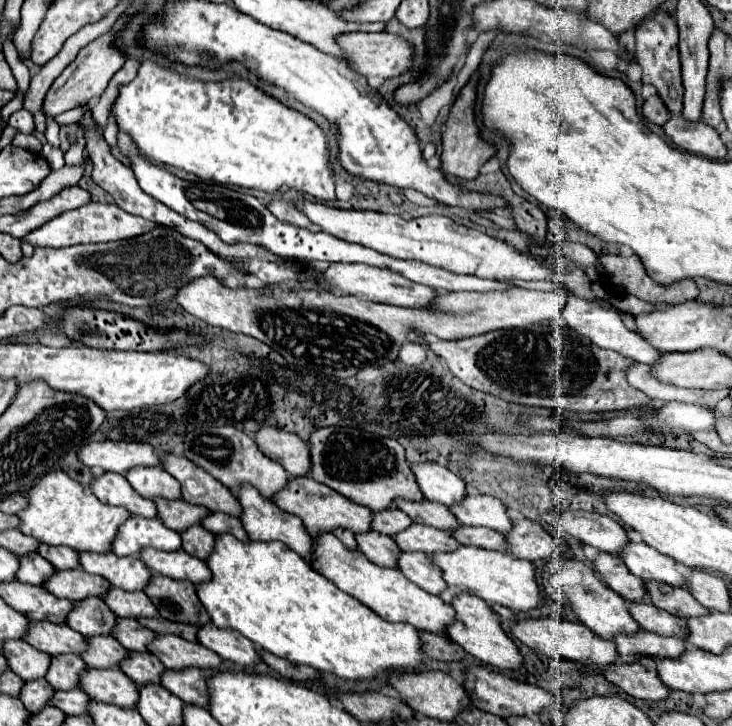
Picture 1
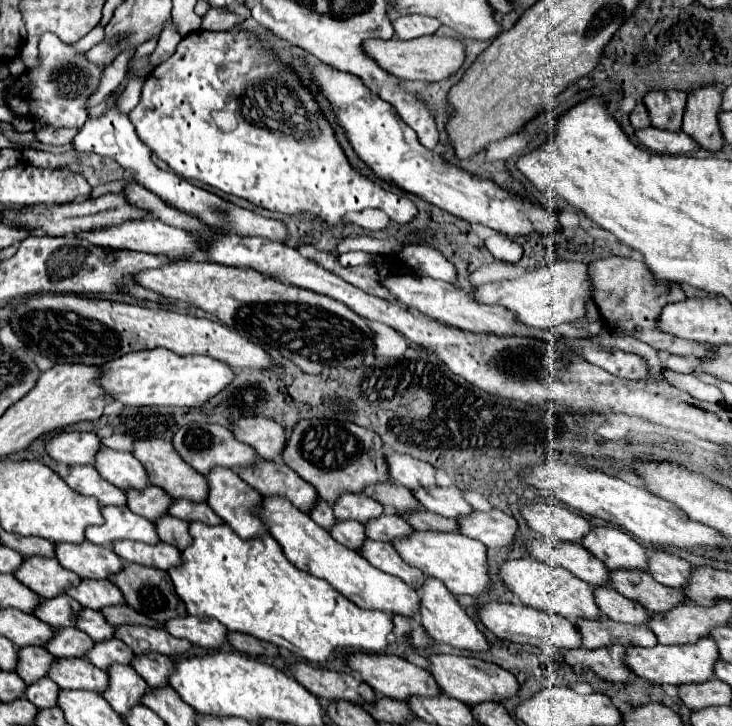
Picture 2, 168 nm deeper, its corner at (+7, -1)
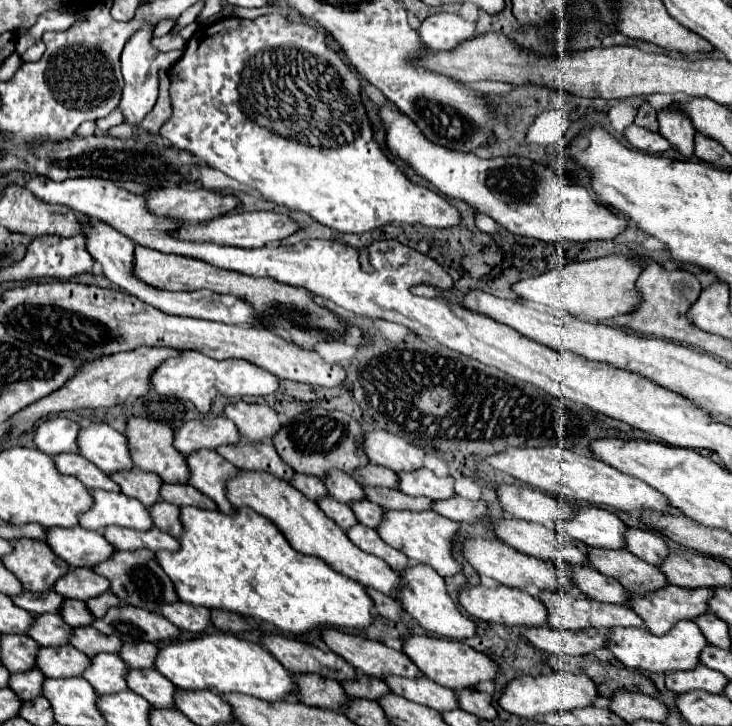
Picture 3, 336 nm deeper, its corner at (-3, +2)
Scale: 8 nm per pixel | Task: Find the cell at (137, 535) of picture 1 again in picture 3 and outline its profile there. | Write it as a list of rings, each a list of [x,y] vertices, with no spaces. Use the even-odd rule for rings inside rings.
[[[93,489],[89,491],[93,497],[93,505],[87,513],[79,513],[79,525],[85,529],[101,531],[107,525],[131,527],[139,531],[147,531],[153,527],[149,511],[135,499],[123,493],[109,493]]]

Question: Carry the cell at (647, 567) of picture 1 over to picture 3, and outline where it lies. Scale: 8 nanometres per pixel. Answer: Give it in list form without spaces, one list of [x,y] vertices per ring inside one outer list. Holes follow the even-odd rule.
[[[577,507],[575,517],[571,521],[559,521],[559,529],[563,529],[569,537],[583,541],[587,547],[601,549],[623,549],[625,547],[625,531],[627,525],[611,511],[601,507]]]

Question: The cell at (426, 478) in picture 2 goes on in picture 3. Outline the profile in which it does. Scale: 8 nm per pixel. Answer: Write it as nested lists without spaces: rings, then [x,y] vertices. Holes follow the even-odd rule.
[[[367,429],[363,437],[363,451],[367,453],[369,461],[375,465],[383,465],[395,473],[399,471],[413,471],[423,467],[425,451],[417,445],[395,437],[393,433],[385,433],[379,429]]]

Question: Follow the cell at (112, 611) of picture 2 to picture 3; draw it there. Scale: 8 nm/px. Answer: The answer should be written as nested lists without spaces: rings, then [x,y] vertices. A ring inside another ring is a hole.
[[[107,591],[107,593],[101,593],[99,597],[93,597],[91,601],[85,601],[85,605],[87,605],[87,609],[91,611],[93,617],[103,617],[109,607],[119,605],[119,599],[111,591]]]

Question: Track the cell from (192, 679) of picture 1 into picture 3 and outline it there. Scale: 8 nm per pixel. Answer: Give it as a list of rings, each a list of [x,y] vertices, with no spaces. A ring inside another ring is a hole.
[[[139,641],[139,643],[123,643],[119,657],[133,669],[149,669],[153,667],[157,655],[157,645]]]

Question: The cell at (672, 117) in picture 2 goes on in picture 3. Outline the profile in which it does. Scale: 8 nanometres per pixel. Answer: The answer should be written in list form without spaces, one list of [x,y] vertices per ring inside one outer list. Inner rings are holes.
[[[669,107],[659,111],[659,133],[677,149],[681,151],[685,157],[691,157],[695,151],[695,129],[691,125],[691,121],[687,119],[687,115],[683,115],[681,111],[671,111]]]

